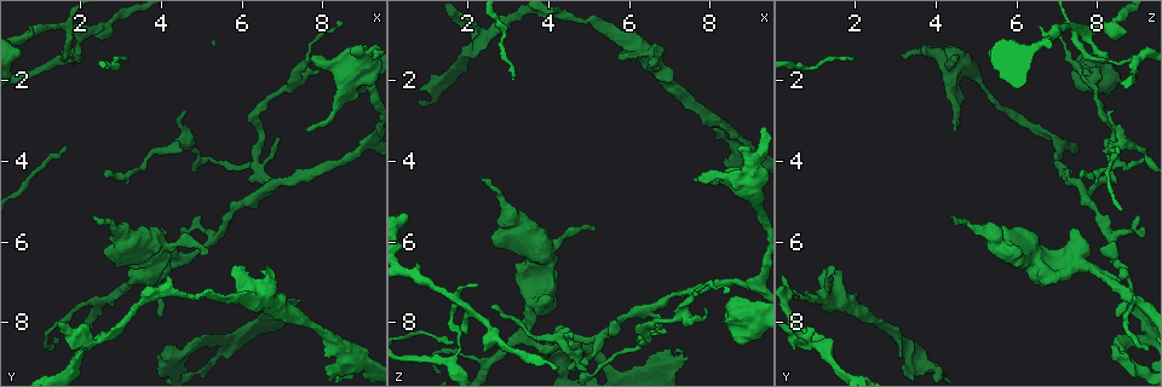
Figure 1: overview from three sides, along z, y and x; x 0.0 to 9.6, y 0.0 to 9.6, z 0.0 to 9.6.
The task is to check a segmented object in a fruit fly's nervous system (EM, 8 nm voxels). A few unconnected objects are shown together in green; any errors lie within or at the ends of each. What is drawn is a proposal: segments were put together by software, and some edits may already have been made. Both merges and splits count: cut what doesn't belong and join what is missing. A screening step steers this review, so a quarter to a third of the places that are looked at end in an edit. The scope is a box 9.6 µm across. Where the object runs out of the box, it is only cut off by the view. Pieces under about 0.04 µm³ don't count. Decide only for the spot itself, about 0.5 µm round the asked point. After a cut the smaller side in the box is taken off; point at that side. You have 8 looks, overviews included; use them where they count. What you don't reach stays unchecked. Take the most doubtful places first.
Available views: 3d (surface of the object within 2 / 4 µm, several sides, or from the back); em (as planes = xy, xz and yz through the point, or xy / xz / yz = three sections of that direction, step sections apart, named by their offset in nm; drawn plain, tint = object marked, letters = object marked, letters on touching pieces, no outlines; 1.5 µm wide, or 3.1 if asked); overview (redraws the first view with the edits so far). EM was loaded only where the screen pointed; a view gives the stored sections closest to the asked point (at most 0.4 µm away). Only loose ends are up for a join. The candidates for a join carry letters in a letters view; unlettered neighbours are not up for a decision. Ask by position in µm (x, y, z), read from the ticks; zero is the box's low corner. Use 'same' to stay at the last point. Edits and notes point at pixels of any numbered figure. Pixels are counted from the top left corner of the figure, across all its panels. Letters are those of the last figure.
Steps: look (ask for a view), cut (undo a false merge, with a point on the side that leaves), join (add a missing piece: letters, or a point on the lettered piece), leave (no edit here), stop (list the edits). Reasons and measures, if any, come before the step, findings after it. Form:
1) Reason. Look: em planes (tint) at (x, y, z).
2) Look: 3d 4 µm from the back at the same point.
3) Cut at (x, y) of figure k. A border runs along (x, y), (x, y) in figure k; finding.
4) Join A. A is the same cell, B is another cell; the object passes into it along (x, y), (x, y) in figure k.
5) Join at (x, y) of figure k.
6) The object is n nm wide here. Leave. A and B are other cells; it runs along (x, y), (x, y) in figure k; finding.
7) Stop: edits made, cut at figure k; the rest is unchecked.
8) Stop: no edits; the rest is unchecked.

Free end. Look: 3d 4 µm at (7.25, 7.40, 8.65).

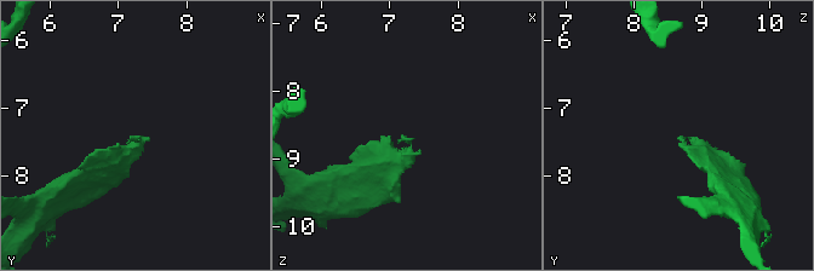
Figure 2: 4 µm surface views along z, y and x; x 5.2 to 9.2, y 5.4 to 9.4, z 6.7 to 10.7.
Look: em planes (letters) at (7.20, 7.40, 8.60).

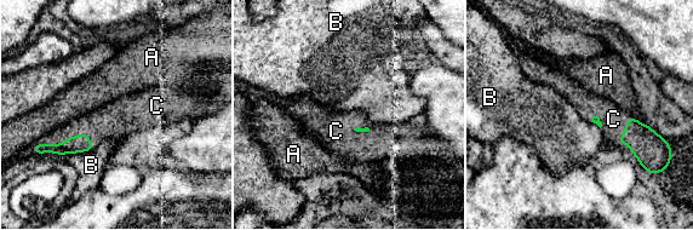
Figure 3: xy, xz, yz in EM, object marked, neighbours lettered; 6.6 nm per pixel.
Join C. C is the same cell, A and B are other cells; the object passes into it along (73, 144), (70, 137), (106, 124) in figure 3; it goes on there.

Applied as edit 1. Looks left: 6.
Look: overview.

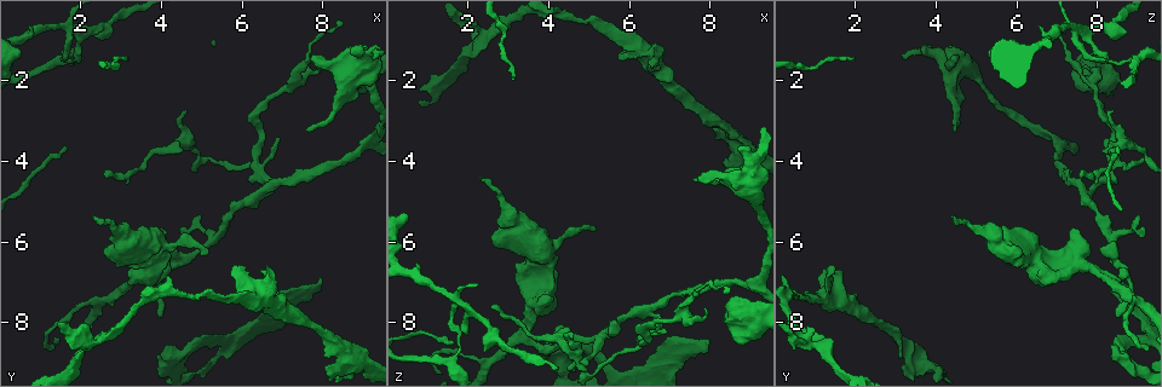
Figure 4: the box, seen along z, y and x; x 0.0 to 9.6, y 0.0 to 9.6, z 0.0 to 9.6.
Thin end. Look: em planes (letters) at (4.55, 2.75, 8.20).

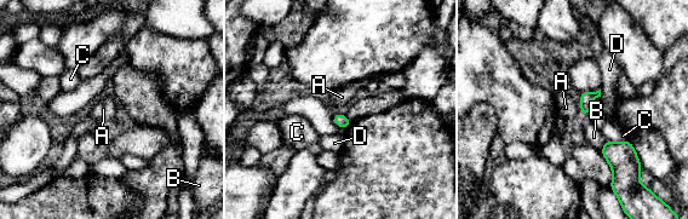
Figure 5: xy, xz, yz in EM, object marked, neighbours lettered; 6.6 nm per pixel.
The object is 90 nm wide here. Leave. A, B, C and D are other cells; a border runs along (579, 109), (582, 114) in figure 5; none of them fits.

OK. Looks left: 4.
Free end. Look: em planes (letters) at (7.75, 1.40, 4.50).

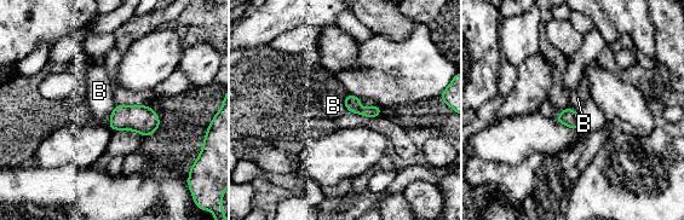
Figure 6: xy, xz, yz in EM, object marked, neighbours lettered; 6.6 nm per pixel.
Leave. B is another cell; a border runs along (342, 98), (348, 110) in figure 6; no lettered piece goes on from it.

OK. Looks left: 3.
Stop: edits made, join at figure 3; the rest is unchecked.

